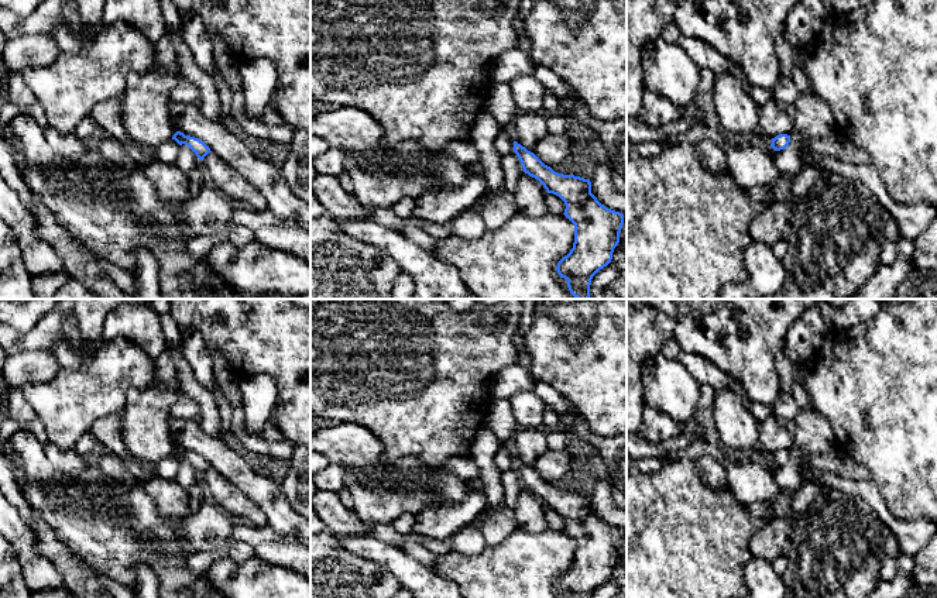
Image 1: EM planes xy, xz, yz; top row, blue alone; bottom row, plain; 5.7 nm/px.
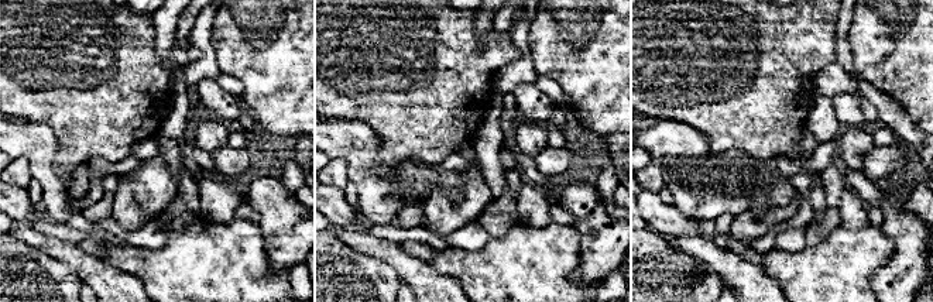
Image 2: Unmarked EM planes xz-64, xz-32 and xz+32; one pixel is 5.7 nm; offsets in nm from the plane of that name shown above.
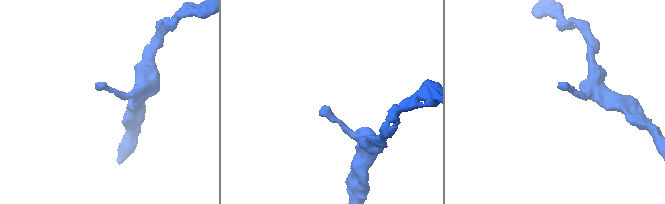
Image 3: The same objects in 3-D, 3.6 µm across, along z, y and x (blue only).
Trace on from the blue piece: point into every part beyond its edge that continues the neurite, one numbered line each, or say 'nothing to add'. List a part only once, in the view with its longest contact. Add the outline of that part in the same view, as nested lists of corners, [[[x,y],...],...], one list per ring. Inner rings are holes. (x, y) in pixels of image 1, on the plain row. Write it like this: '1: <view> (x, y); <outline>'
nothing to add

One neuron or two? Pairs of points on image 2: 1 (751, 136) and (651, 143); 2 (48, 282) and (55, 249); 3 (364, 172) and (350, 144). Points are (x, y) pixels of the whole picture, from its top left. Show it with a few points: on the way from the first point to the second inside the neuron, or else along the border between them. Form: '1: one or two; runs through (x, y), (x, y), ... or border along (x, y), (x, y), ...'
1: two; border along (678, 120), (697, 127), (712, 153), (737, 150)
2: two; border along (23, 243), (64, 261), (79, 278)
3: one; runs through (363, 165), (362, 155), (357, 151)

